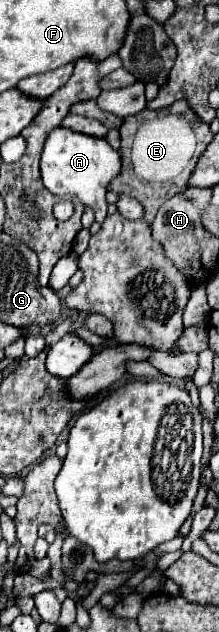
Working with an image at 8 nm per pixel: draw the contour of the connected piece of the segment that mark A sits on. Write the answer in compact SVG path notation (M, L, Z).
M54 128L44 142L40 158L40 176L44 186L56 196L78 198L84 206L90 206L96 214L96 222L102 224L106 218L106 186L120 172L120 154L110 148L104 138L94 138L68 128Z

